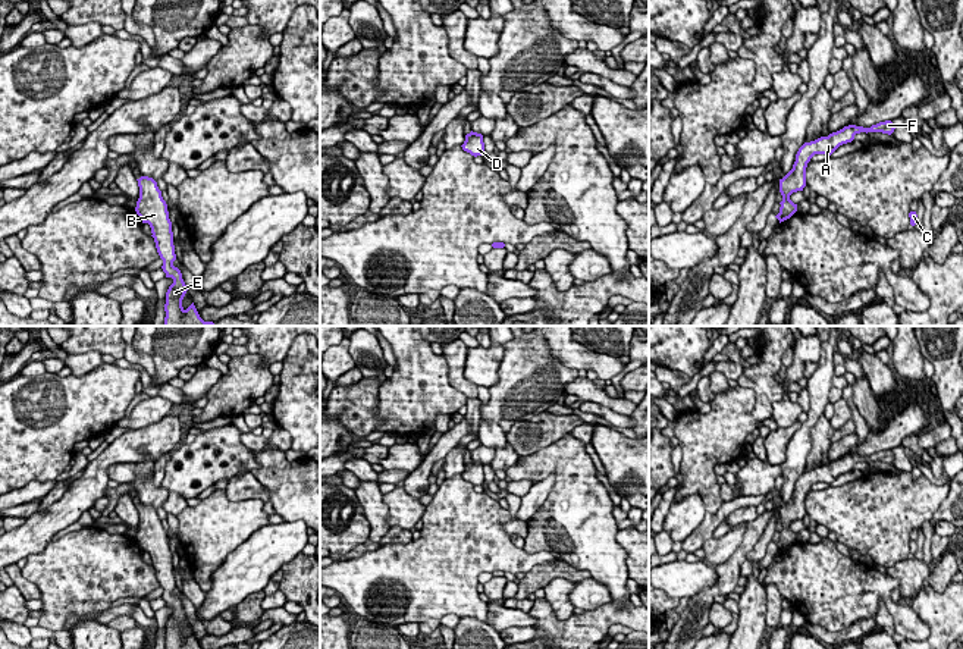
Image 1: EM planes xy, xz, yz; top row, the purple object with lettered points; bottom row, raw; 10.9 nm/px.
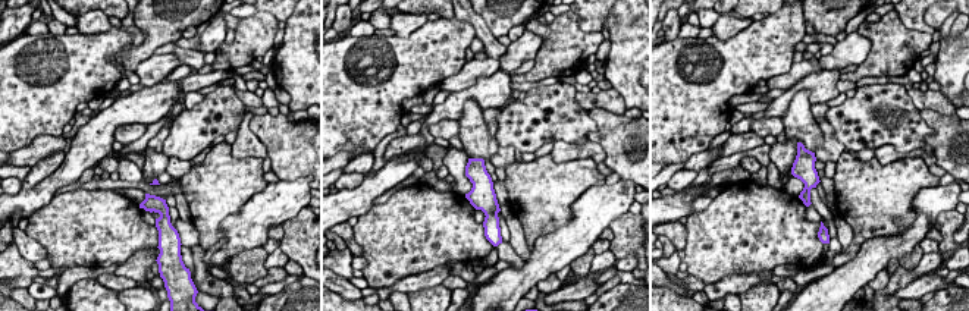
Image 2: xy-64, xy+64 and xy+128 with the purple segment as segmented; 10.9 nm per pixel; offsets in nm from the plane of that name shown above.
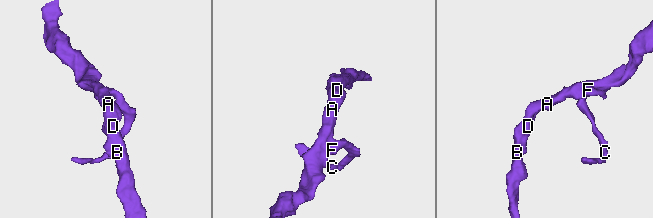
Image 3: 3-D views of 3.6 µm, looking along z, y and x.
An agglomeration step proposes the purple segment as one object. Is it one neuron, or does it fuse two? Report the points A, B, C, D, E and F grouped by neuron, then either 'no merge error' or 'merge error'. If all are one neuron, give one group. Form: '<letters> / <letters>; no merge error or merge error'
A B C D E F; no merge error

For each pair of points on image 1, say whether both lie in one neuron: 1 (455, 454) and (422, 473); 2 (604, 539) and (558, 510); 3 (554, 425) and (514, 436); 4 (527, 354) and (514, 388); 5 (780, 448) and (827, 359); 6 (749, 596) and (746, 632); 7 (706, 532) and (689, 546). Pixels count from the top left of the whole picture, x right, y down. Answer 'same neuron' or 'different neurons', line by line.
1: different neurons
2: same neuron
3: same neuron
4: same neuron
5: different neurons
6: same neuron
7: same neuron

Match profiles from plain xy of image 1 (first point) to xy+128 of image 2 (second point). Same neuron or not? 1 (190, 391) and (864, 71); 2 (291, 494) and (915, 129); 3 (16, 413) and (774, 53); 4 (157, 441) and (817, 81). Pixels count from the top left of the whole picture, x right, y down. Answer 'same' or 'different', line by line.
1: different
2: different
3: same
4: same

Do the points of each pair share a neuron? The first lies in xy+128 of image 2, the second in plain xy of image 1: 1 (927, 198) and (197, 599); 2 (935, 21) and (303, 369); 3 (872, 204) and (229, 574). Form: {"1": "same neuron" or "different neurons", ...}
{"1": "different neurons", "2": "same neuron", "3": "different neurons"}

